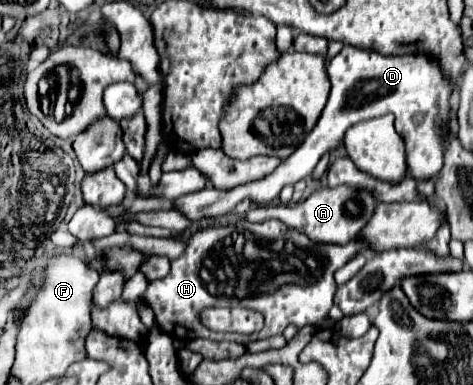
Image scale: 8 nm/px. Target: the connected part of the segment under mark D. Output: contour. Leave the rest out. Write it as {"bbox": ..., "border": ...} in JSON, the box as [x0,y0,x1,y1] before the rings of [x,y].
{"bbox":[173,46,453,222],"border":[[[343,46],[341,52],[327,64],[327,76],[331,82],[331,94],[327,106],[323,108],[317,126],[309,132],[309,138],[287,158],[283,160],[269,176],[249,182],[231,190],[203,188],[195,194],[185,194],[173,200],[173,210],[187,216],[187,220],[197,222],[207,216],[227,214],[235,209],[239,200],[245,196],[253,198],[255,204],[267,206],[275,200],[285,184],[295,184],[309,176],[319,162],[319,158],[341,146],[343,134],[349,126],[371,120],[383,114],[395,116],[395,130],[405,142],[407,160],[415,160],[415,164],[407,164],[407,172],[413,180],[425,182],[435,180],[443,166],[443,148],[441,136],[445,134],[445,126],[453,118],[453,90],[445,74],[441,74],[437,62],[425,54],[419,56],[381,56],[373,50],[361,50],[353,46]]]}

